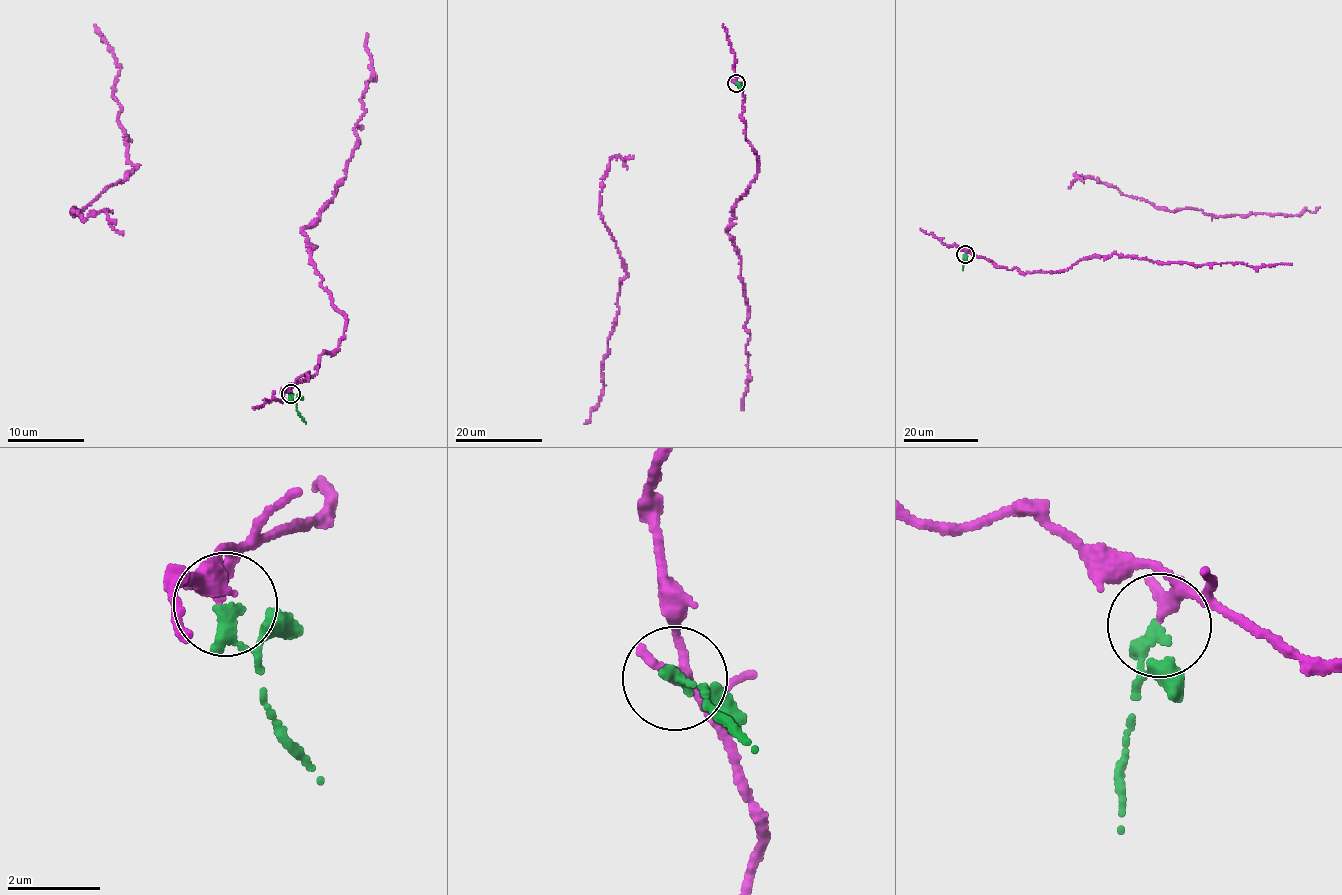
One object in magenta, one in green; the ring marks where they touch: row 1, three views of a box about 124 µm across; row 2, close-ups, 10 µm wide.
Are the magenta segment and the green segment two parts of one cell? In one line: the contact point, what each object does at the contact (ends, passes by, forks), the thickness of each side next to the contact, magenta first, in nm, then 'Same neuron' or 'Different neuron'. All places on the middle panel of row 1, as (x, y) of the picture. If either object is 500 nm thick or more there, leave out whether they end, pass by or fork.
Place: (736, 83). At the ring magenta passes by. At the ring green ends. Thickness 200 nm (magenta) against 240 nm. Different neuron

